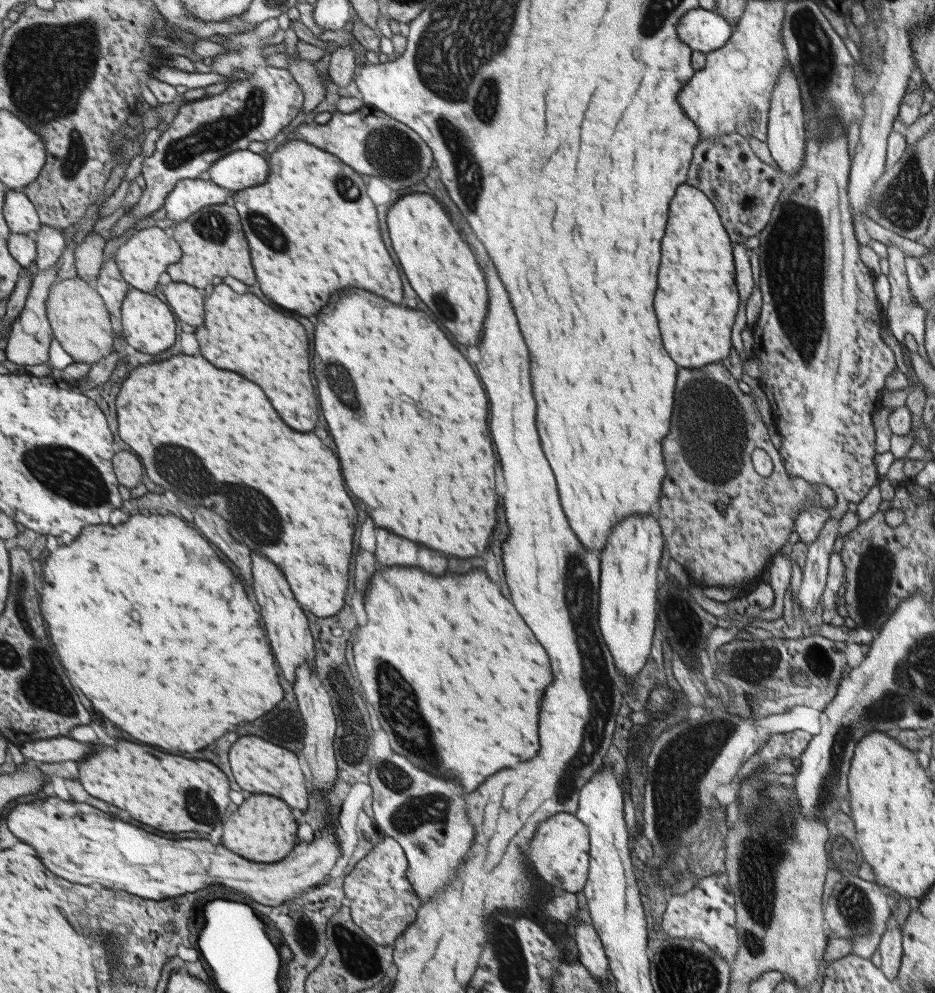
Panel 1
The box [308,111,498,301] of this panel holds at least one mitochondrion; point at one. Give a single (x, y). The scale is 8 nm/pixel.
(390, 151)

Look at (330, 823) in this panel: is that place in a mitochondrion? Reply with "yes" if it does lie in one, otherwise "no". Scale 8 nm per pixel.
no

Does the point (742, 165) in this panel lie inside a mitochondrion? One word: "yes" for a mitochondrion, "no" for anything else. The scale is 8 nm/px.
no

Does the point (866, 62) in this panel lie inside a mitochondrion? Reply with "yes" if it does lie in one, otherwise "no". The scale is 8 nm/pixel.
yes

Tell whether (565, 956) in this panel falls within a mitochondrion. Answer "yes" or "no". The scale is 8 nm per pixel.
no

